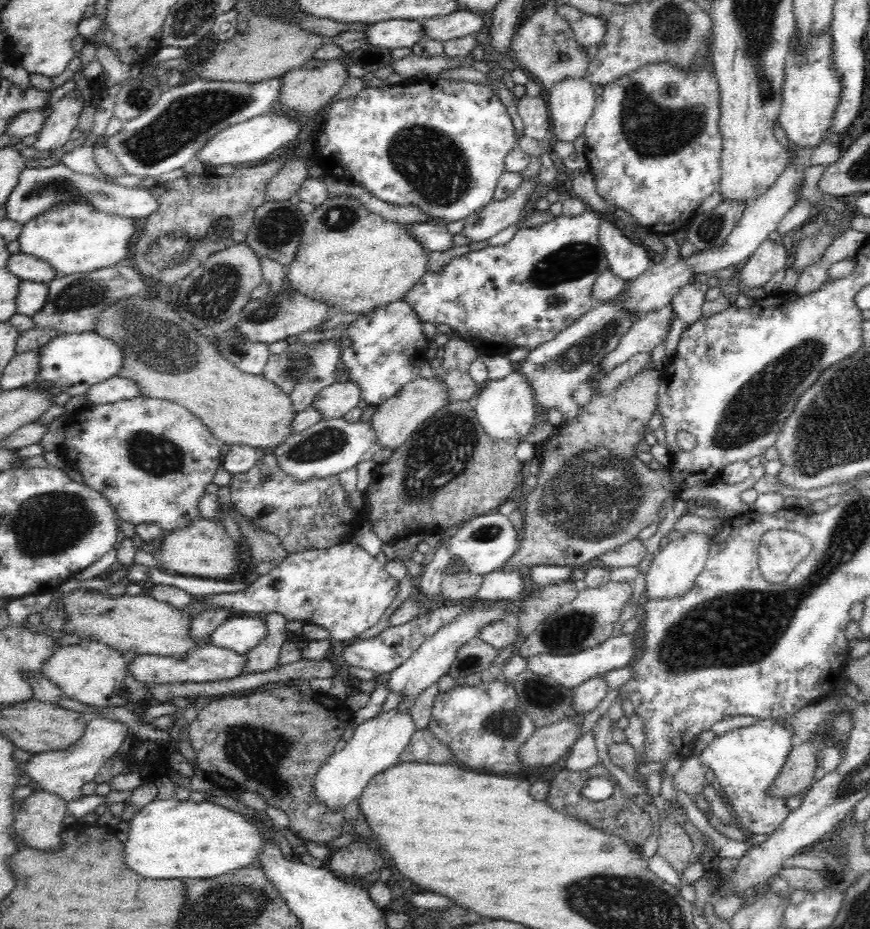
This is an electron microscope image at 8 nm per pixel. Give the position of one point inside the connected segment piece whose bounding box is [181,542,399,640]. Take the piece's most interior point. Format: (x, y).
(343, 589)

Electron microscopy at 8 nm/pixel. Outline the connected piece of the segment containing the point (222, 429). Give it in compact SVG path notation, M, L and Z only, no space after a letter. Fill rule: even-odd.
M138 295L118 299L116 303L105 306L93 324L93 331L98 333L98 336L112 340L121 349L123 357L118 375L136 383L140 389L139 396L156 397L181 405L198 417L220 444L254 449L274 448L288 435L292 435L290 424L293 423L296 413L290 405L290 397L282 393L278 386L267 381L263 375L246 374L226 360L199 329L178 316L174 307L166 301L158 297L138 297Z

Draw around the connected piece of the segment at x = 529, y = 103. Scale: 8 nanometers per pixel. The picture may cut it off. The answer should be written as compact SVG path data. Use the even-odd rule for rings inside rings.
M523 95L517 100L517 113L524 125L524 134L528 138L544 140L550 126L548 106L540 97Z

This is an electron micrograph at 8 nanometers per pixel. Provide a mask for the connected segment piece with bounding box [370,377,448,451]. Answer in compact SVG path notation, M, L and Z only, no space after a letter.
M418 377L416 380L410 381L393 398L374 407L372 418L370 418L370 429L376 431L374 432L376 445L380 447L380 450L398 449L405 444L404 442L412 436L425 419L430 419L434 412L446 405L448 405L446 386L442 385L442 382L436 377L432 379Z

